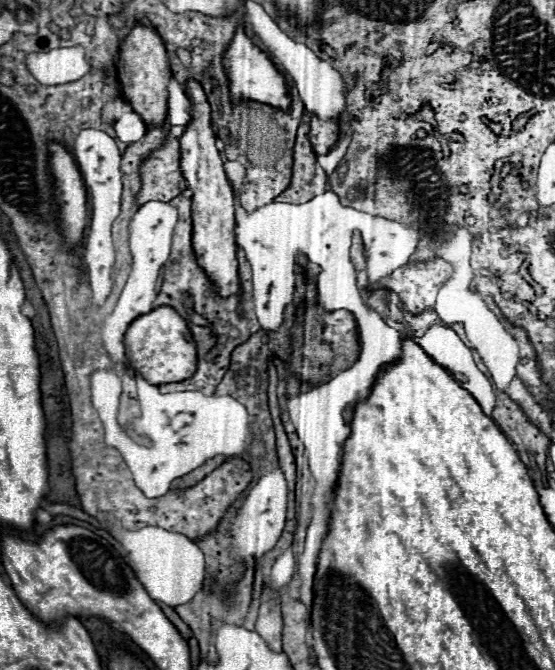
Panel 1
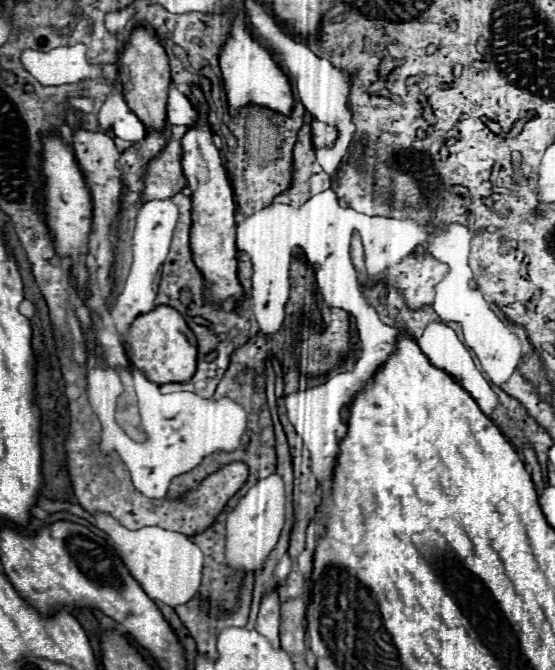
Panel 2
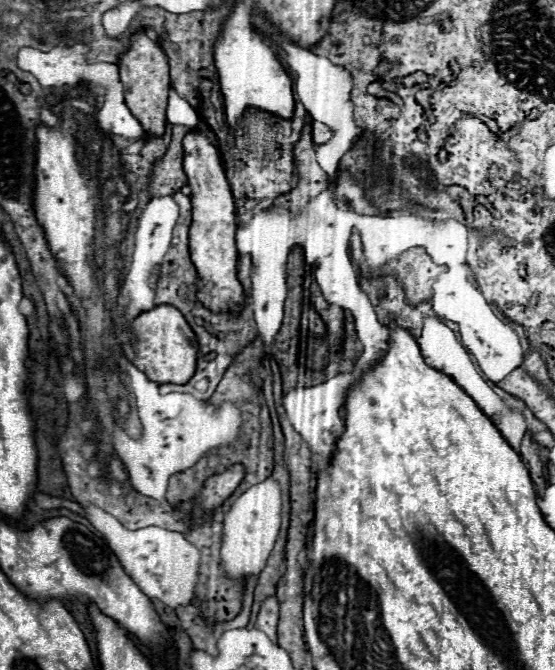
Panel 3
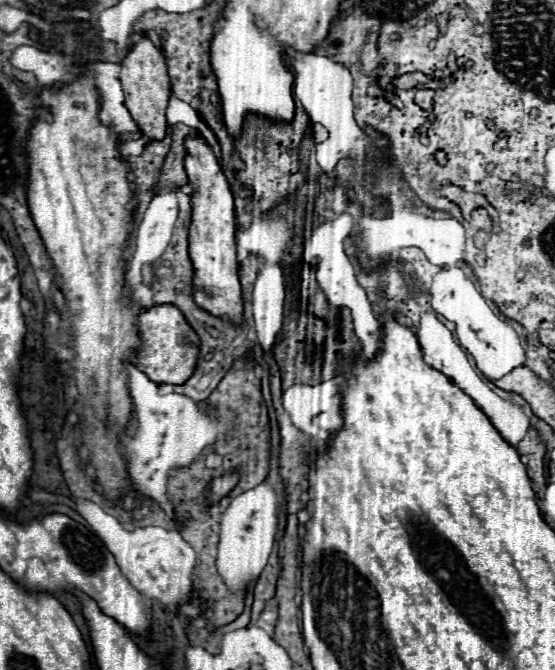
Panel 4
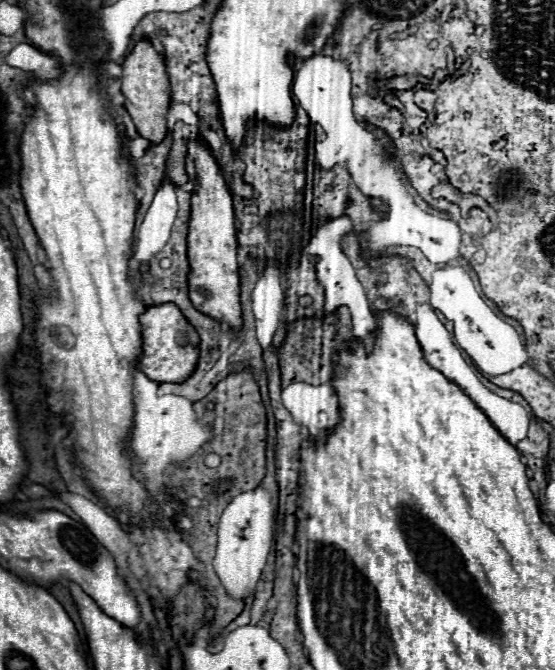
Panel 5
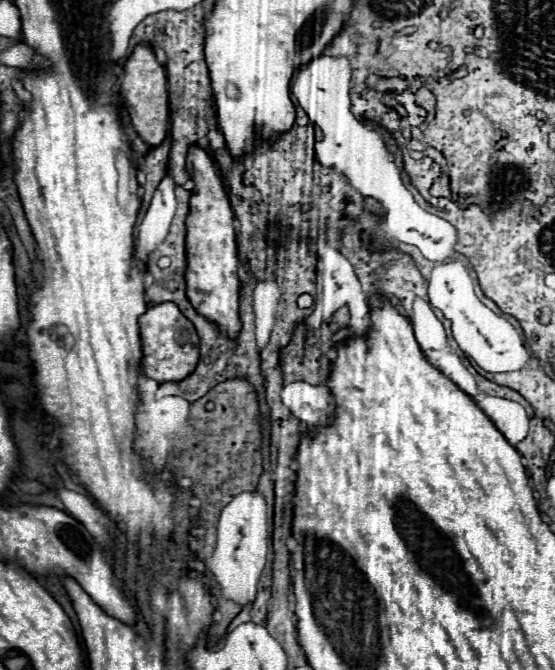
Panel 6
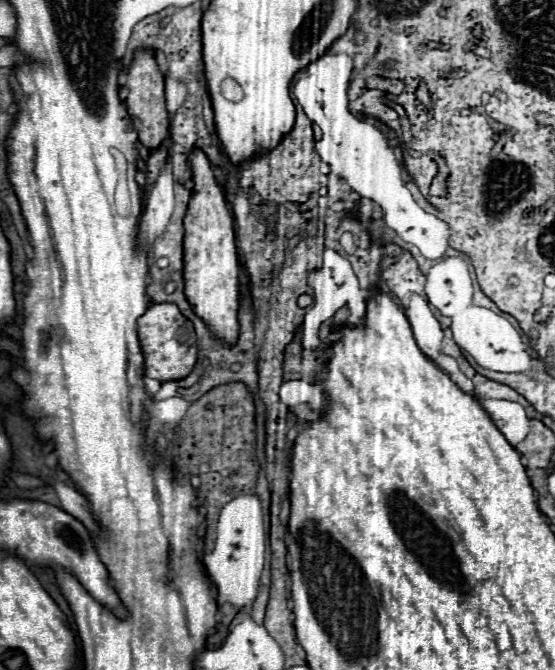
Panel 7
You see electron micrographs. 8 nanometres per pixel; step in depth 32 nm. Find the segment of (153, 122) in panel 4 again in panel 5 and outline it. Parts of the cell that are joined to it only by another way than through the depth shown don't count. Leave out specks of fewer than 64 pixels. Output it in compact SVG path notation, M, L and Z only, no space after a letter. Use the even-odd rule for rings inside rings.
M150 40L136 42L134 50L124 58L120 82L122 82L122 92L126 96L124 106L130 112L140 136L150 142L162 142L168 130L166 112L170 106L170 82L168 82L164 58L156 52Z

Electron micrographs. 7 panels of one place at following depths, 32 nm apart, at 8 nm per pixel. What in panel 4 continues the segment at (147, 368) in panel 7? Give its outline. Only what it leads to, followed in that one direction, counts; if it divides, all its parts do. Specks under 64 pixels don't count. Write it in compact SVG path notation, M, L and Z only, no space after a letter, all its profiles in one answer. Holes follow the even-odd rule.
M160 304L142 312L136 320L140 346L136 350L134 364L142 370L152 382L160 384L184 384L196 368L198 360L198 336L192 326L186 322L182 312L172 304Z

